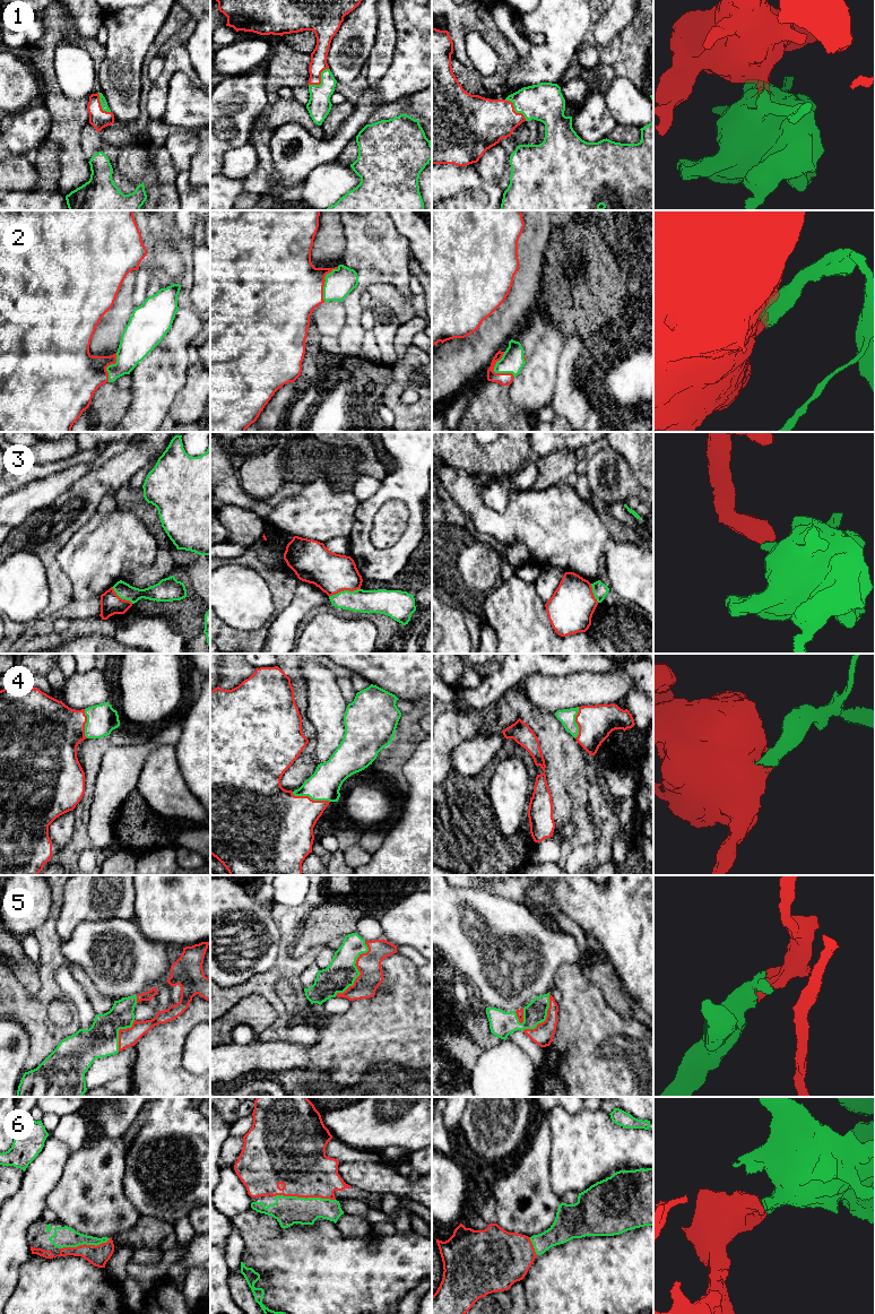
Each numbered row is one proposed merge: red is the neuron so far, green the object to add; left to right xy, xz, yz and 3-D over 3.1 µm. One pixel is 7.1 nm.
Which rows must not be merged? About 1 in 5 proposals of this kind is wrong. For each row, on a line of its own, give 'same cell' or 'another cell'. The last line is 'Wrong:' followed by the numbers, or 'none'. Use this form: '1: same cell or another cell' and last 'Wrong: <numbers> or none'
1: same cell
2: same cell
3: another cell
4: same cell
5: same cell
6: same cell
Wrong: 3

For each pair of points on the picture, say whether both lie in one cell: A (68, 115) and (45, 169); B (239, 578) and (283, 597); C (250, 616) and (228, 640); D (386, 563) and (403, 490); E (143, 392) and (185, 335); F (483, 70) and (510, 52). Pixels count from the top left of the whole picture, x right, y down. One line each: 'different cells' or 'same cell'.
A: different cells
B: different cells
C: different cells
D: same cell
E: same cell
F: different cells

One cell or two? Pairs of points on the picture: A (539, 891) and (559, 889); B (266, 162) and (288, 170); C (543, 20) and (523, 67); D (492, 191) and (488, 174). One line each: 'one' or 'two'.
A: two
B: two
C: one
D: two

